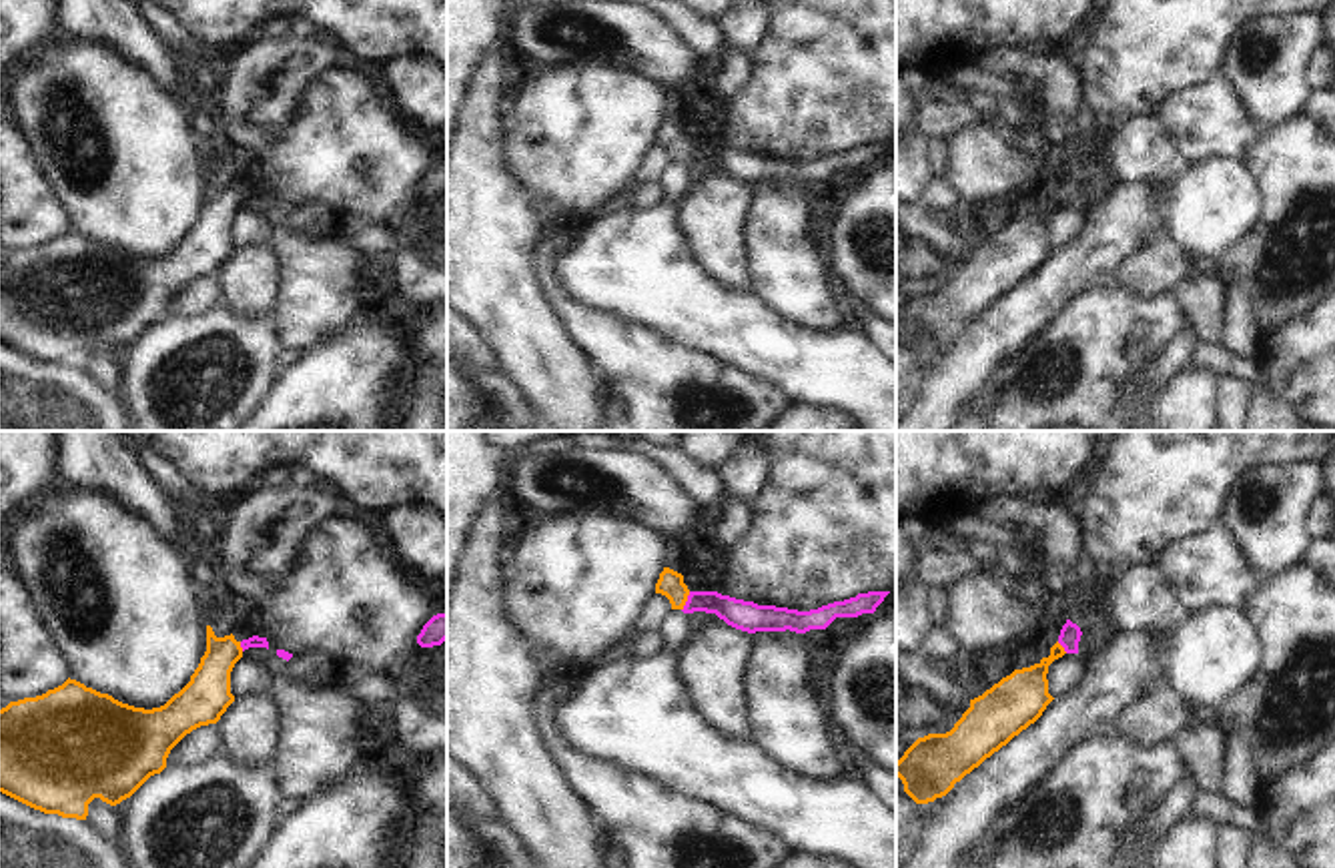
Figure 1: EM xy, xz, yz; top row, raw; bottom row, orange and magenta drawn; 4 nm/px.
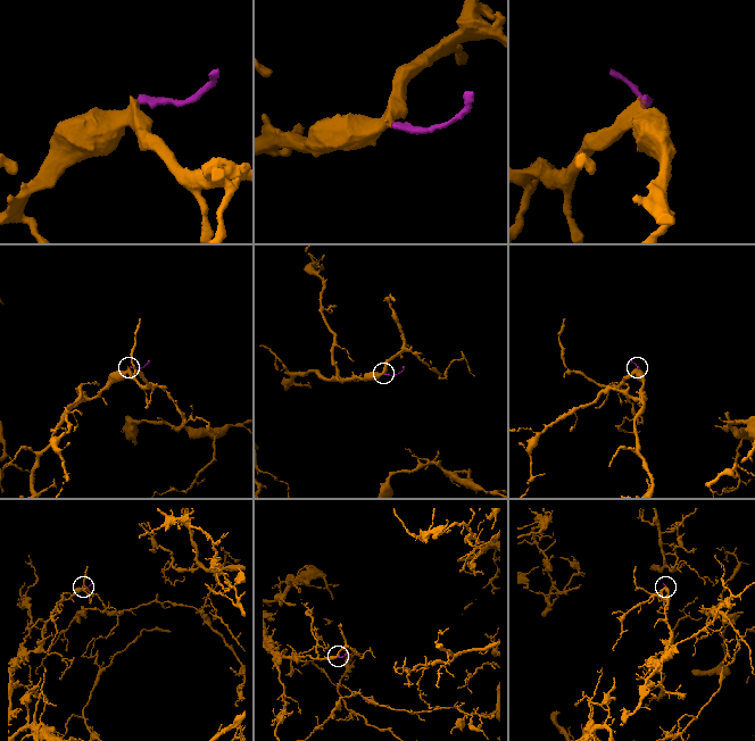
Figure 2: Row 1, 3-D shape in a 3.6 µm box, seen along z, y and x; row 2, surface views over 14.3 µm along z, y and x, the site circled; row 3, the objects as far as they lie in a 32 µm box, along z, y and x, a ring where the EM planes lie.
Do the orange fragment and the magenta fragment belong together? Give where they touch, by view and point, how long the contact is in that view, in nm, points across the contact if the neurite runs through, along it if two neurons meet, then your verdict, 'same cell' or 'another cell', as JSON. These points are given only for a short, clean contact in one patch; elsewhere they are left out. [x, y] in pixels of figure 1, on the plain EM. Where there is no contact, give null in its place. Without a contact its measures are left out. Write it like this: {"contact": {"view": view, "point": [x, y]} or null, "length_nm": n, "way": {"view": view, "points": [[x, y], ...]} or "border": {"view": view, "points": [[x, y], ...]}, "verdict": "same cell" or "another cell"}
{"contact": {"view": "xz", "point": [686, 151]}, "length_nm": 90, "way": {"view": "xz", "points": [[670, 135], [686, 151], [716, 153], [746, 167]]}, "verdict": "same cell"}

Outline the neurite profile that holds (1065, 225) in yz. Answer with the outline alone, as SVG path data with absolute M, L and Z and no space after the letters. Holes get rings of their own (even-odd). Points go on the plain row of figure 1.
M1064 204L1048 216L1048 245L1060 249L1074 241L1084 227L1082 204Z

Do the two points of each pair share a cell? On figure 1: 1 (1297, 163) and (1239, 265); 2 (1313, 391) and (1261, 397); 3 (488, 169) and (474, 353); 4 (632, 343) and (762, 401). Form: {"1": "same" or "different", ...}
{"1": "same", "2": "different", "3": "different", "4": "same"}

